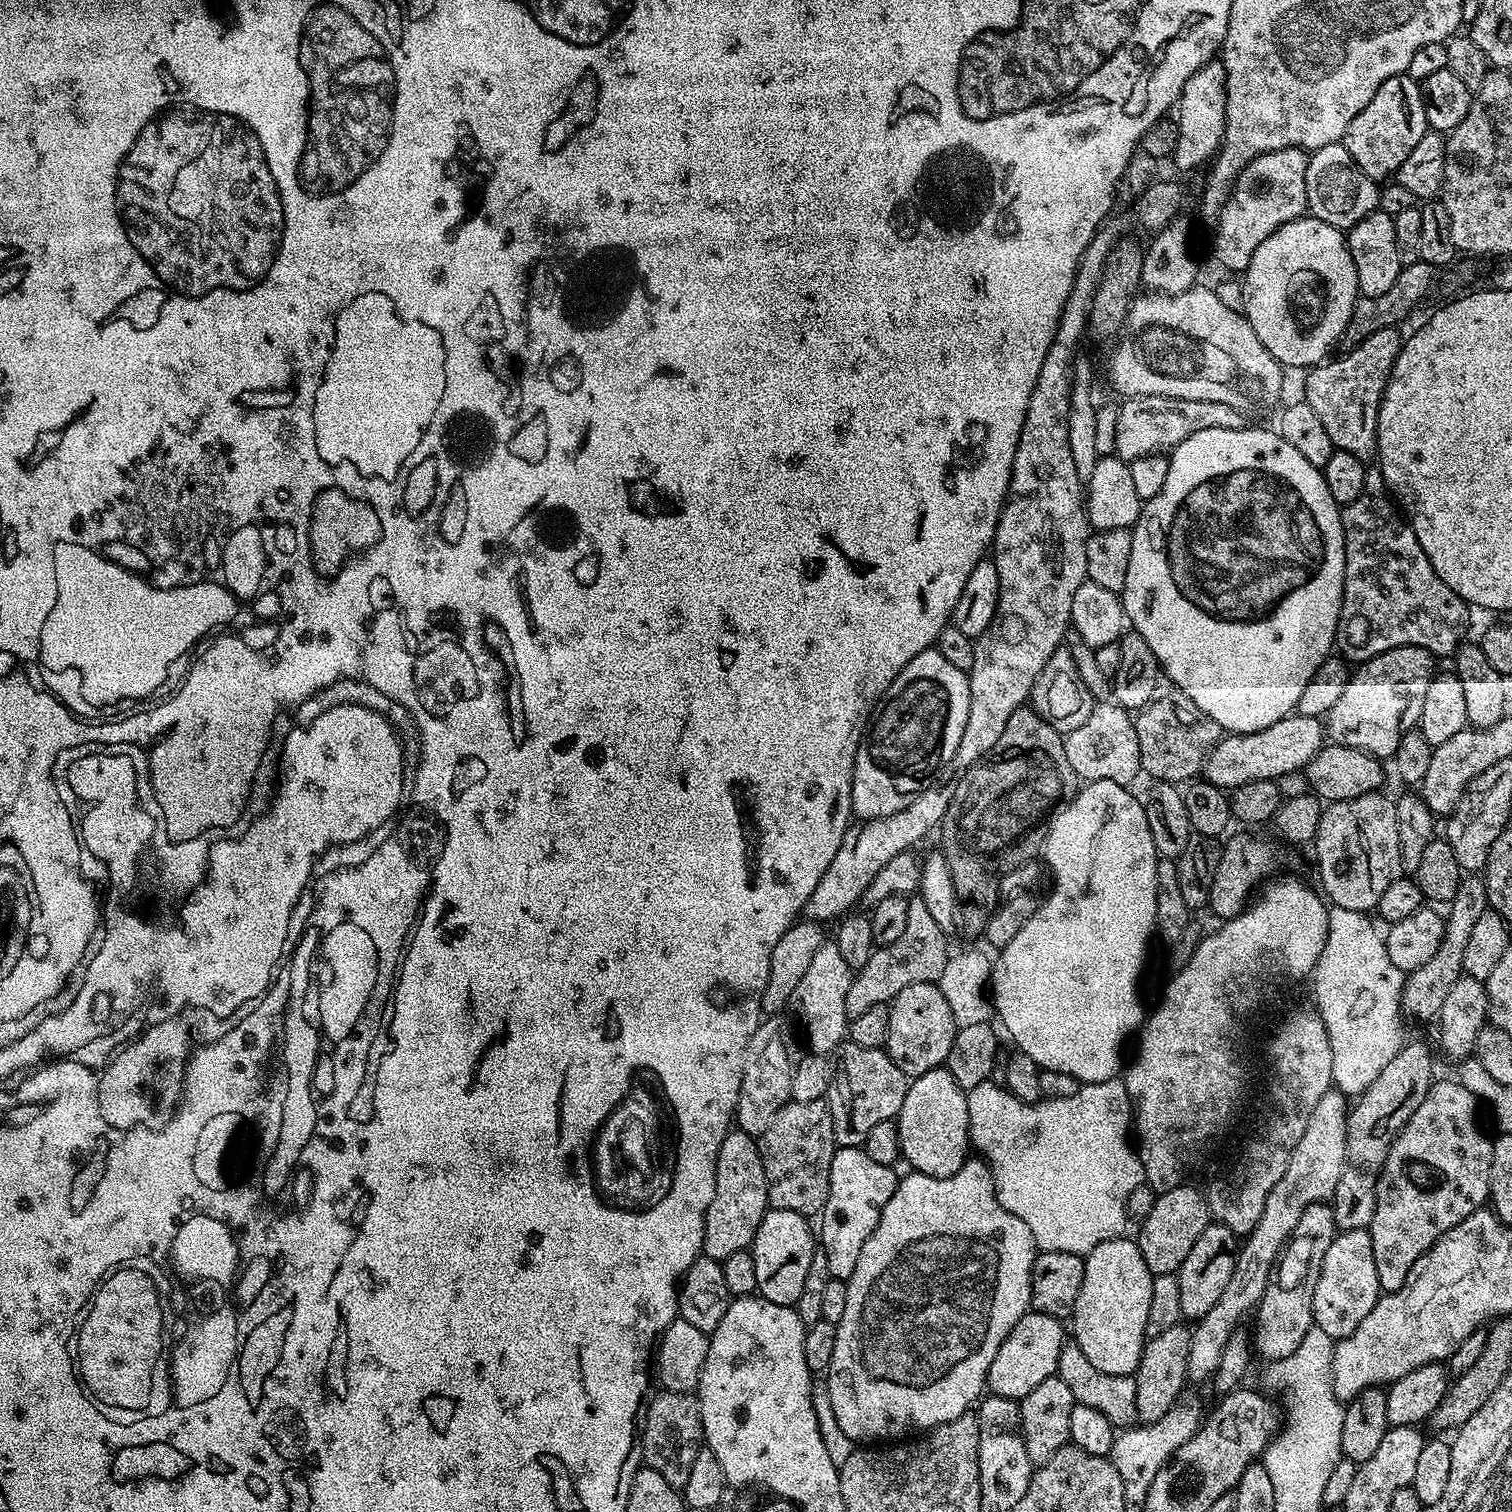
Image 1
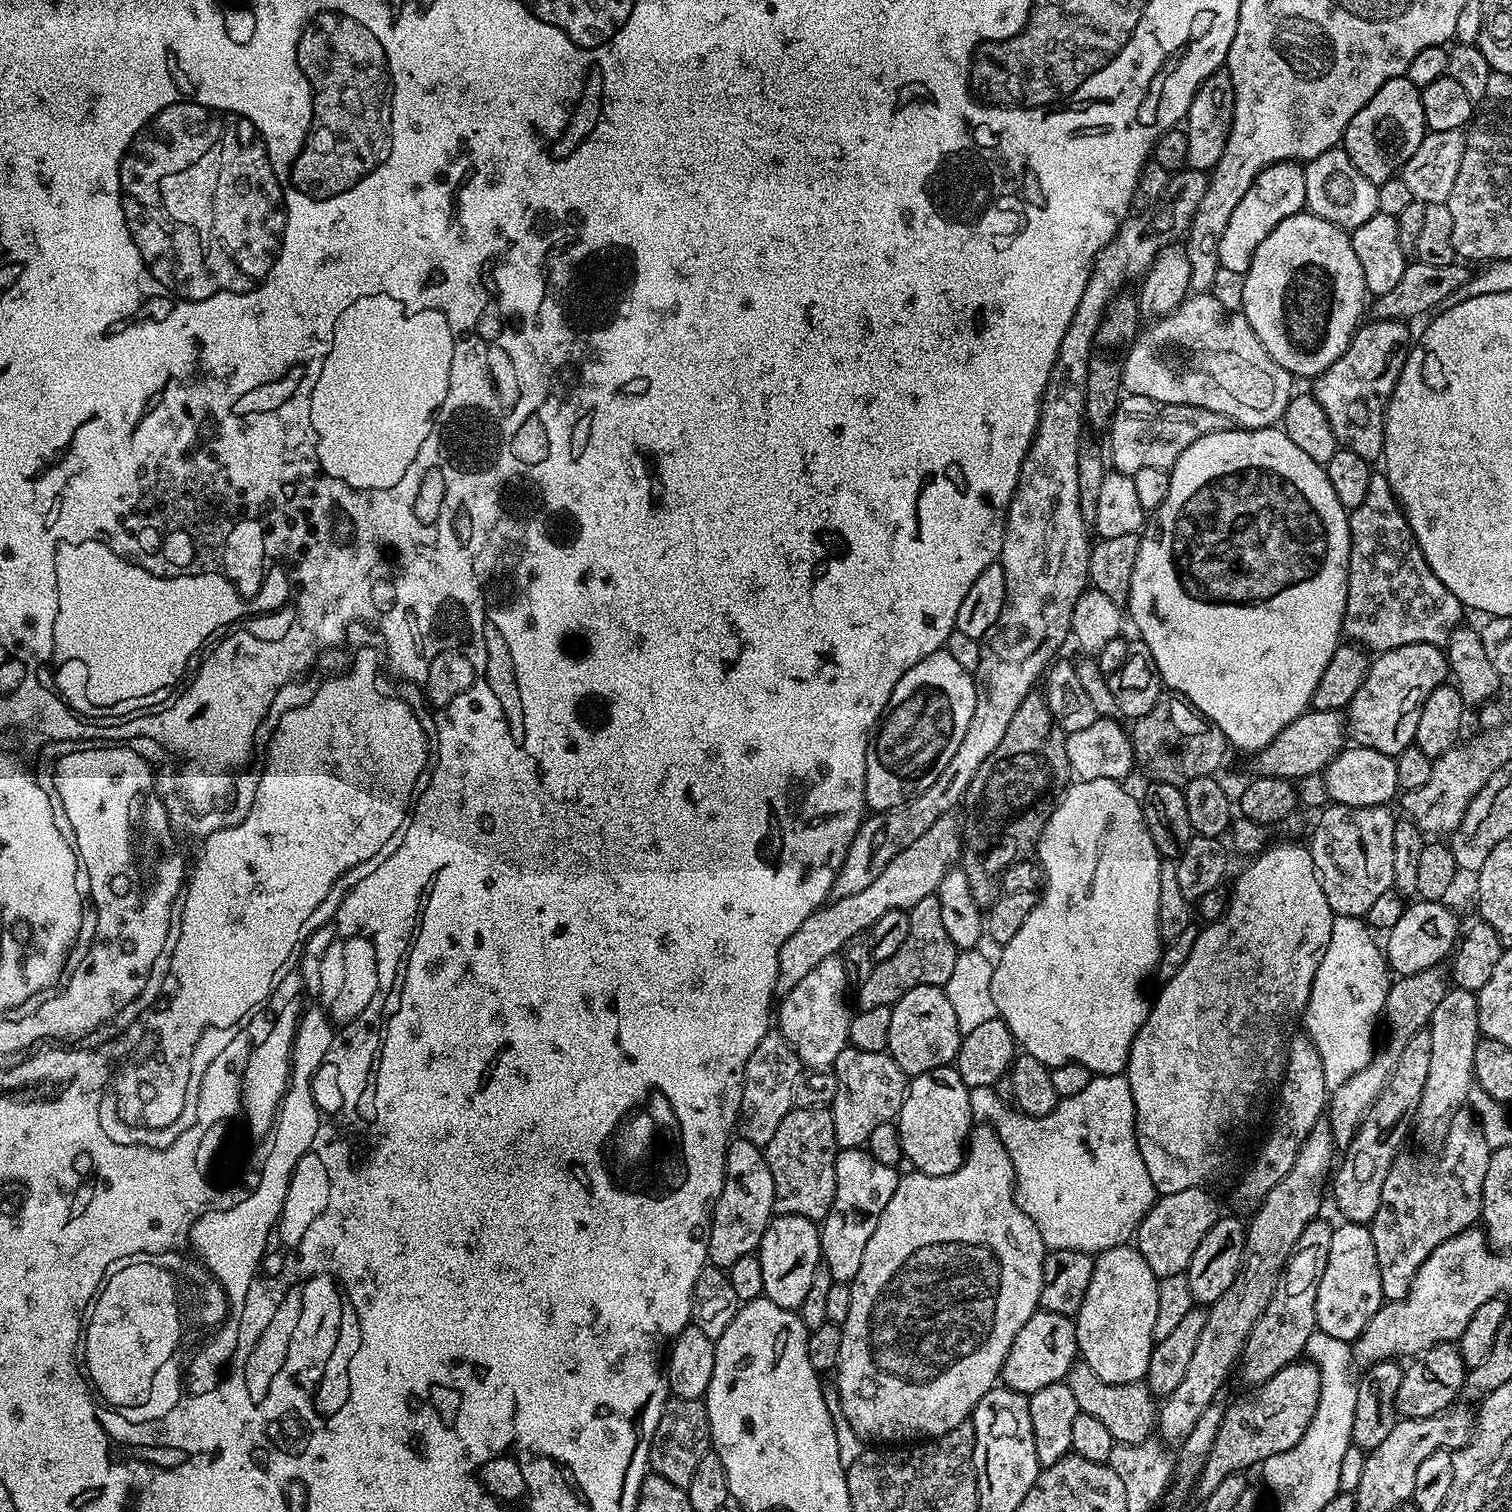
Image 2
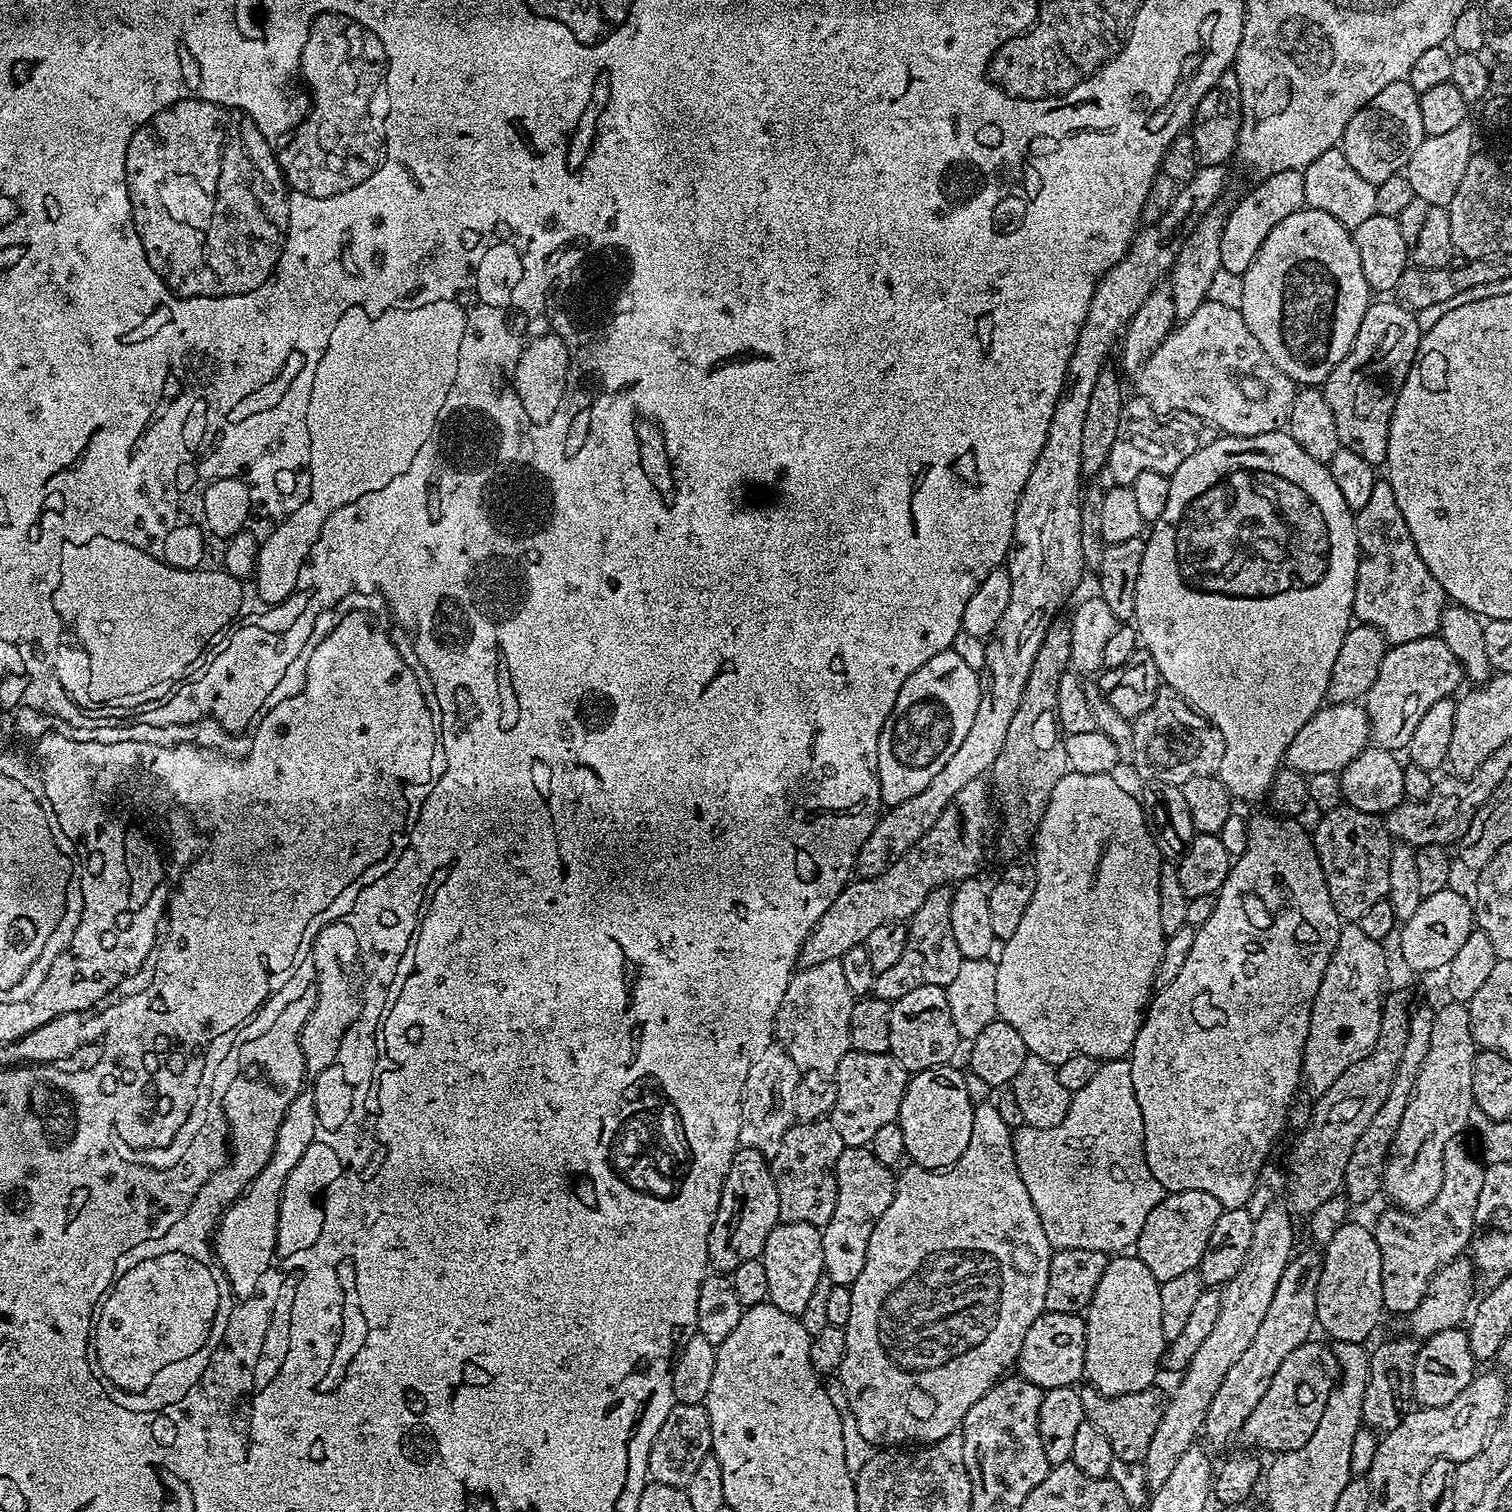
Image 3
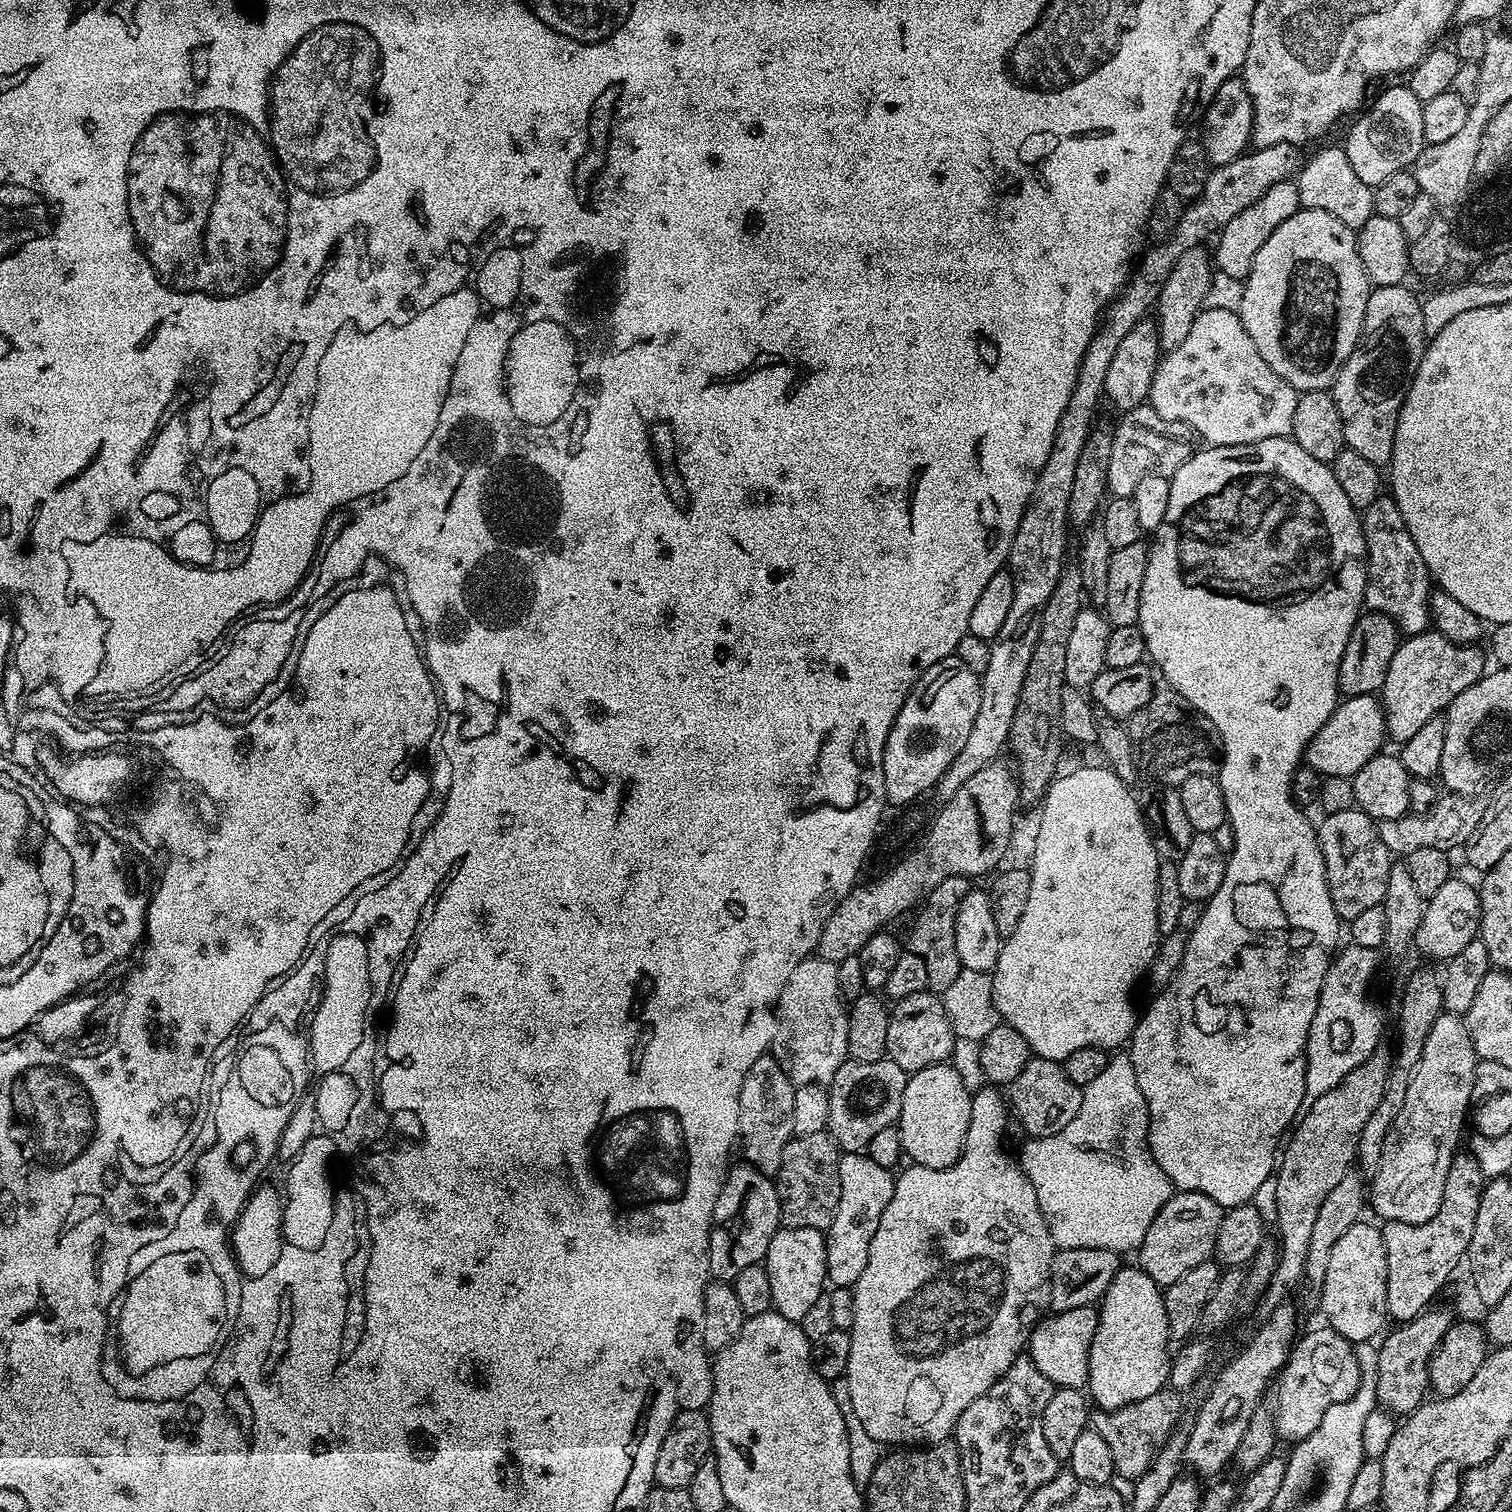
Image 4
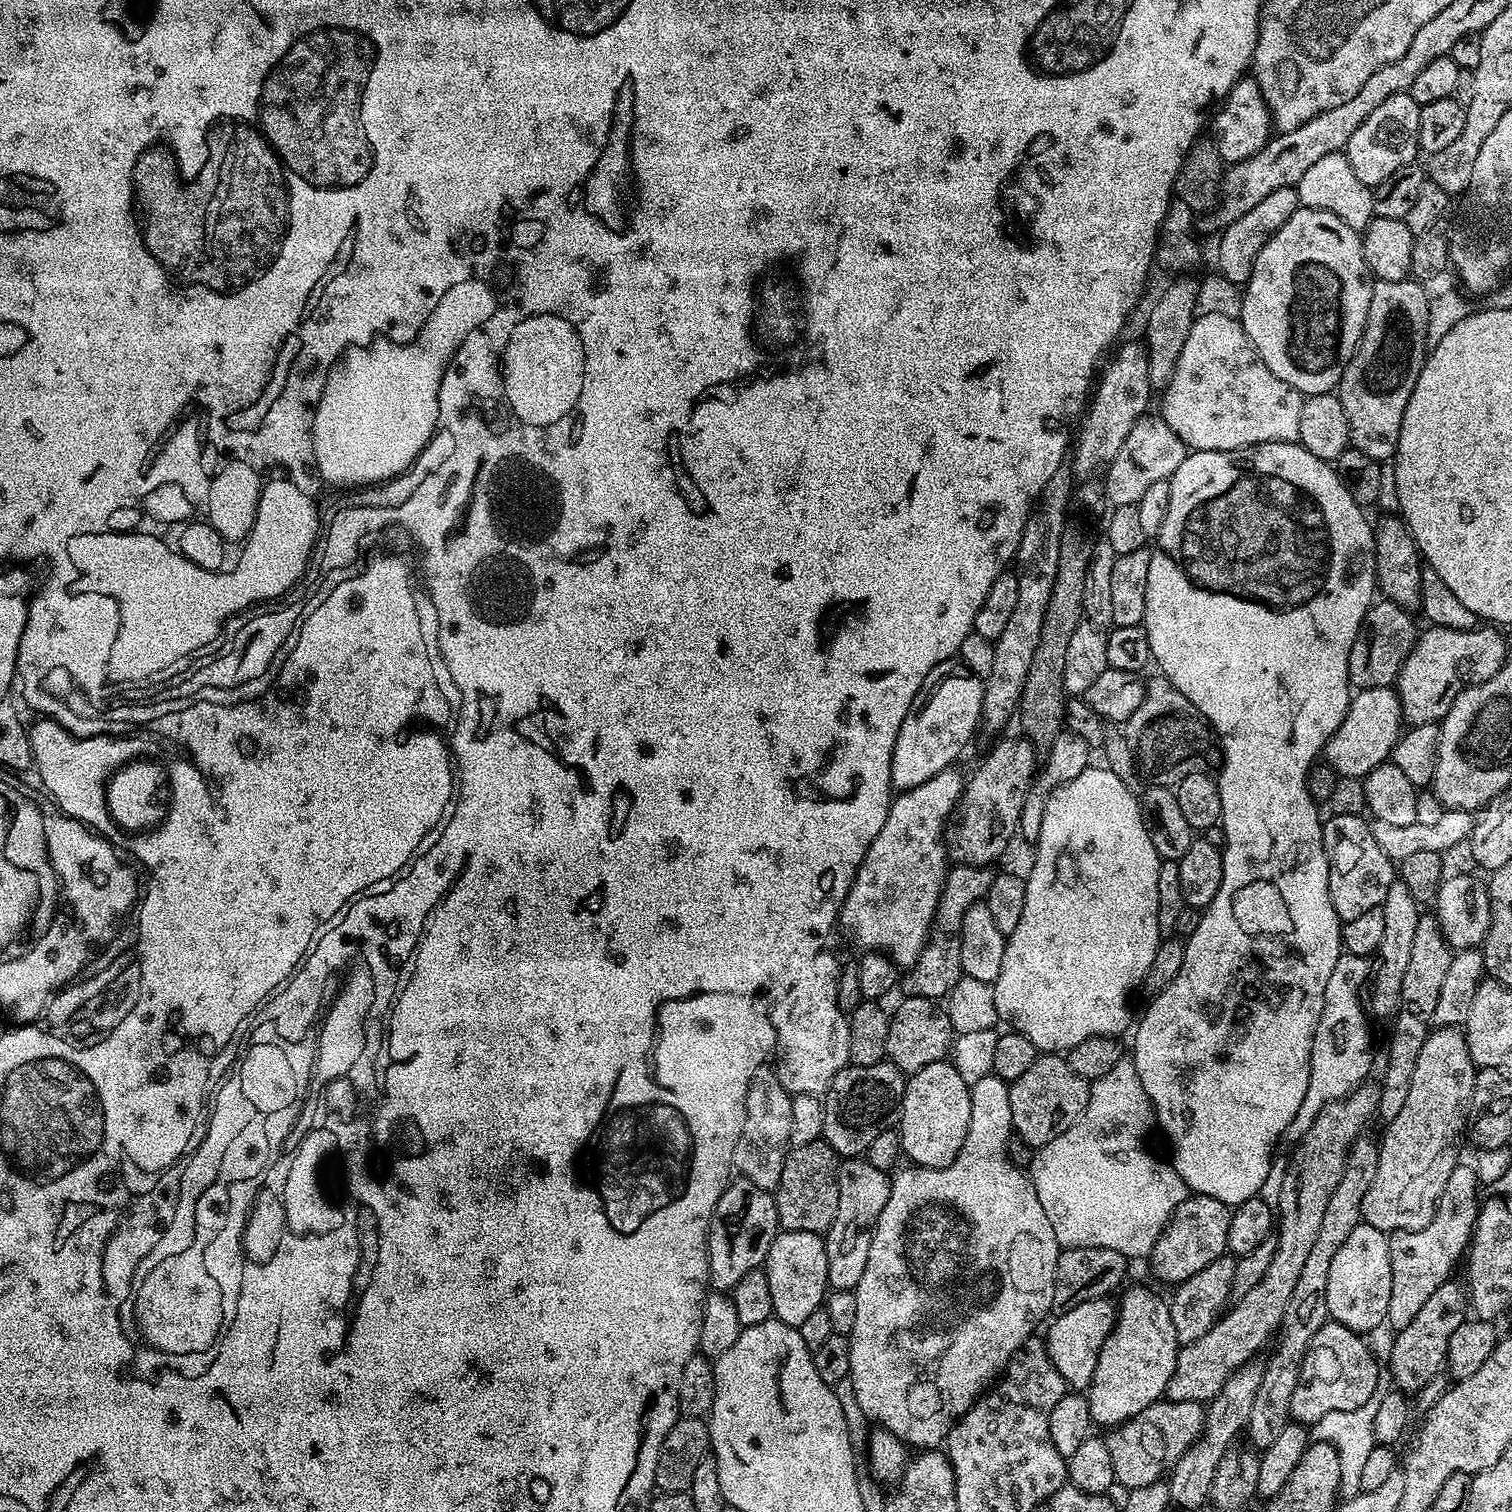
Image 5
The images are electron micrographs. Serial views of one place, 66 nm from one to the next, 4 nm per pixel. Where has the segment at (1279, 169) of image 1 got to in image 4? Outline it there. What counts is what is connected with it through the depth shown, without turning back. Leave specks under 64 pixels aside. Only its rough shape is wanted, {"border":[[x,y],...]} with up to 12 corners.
{"border":[[1296,185],[1270,186],[1218,233],[1214,264],[1247,280],[1266,238],[1300,211]]}

